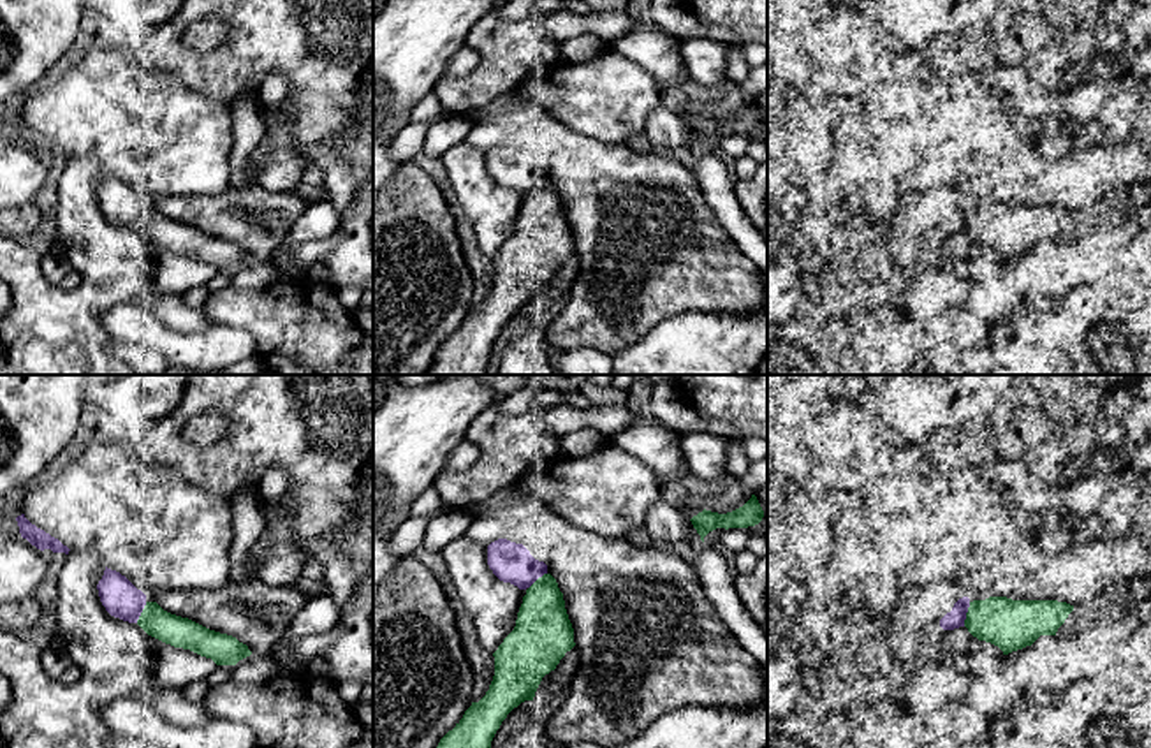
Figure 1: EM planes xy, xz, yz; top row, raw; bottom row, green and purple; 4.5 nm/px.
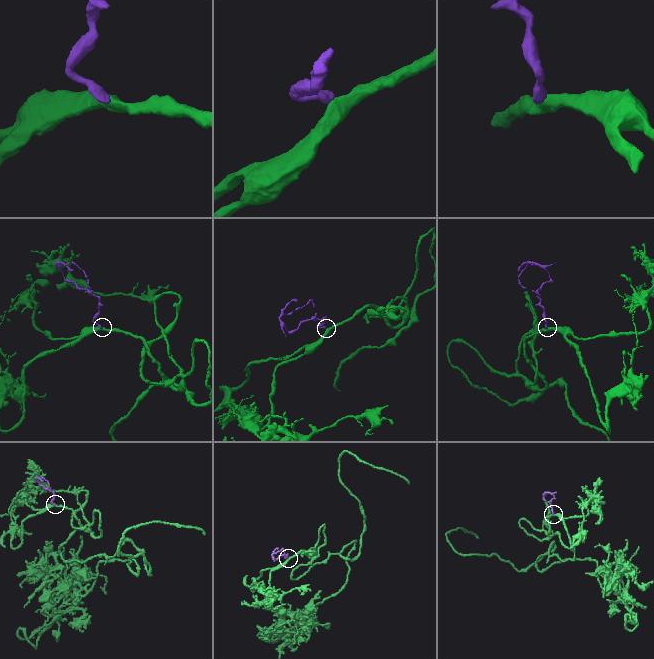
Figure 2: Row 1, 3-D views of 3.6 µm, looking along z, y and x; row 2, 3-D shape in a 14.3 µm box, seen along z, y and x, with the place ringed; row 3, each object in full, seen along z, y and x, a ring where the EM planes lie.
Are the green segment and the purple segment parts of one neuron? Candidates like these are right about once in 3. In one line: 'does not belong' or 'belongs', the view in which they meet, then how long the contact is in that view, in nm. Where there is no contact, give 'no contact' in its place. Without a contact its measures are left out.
does not belong; contact in yz; length 120 nm

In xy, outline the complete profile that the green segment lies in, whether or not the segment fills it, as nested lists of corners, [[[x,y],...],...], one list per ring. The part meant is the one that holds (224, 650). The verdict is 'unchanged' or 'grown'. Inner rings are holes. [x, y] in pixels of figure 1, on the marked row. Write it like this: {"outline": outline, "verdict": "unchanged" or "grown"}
{"outline": [[[146,602],[137,625],[151,637],[174,648],[190,649],[211,658],[216,665],[236,665],[252,655],[236,637],[209,630],[188,618],[164,611],[157,602]]], "verdict": "unchanged"}

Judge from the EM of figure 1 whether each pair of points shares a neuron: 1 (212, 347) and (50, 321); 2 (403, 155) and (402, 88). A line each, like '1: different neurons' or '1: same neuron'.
1: different neurons
2: different neurons

